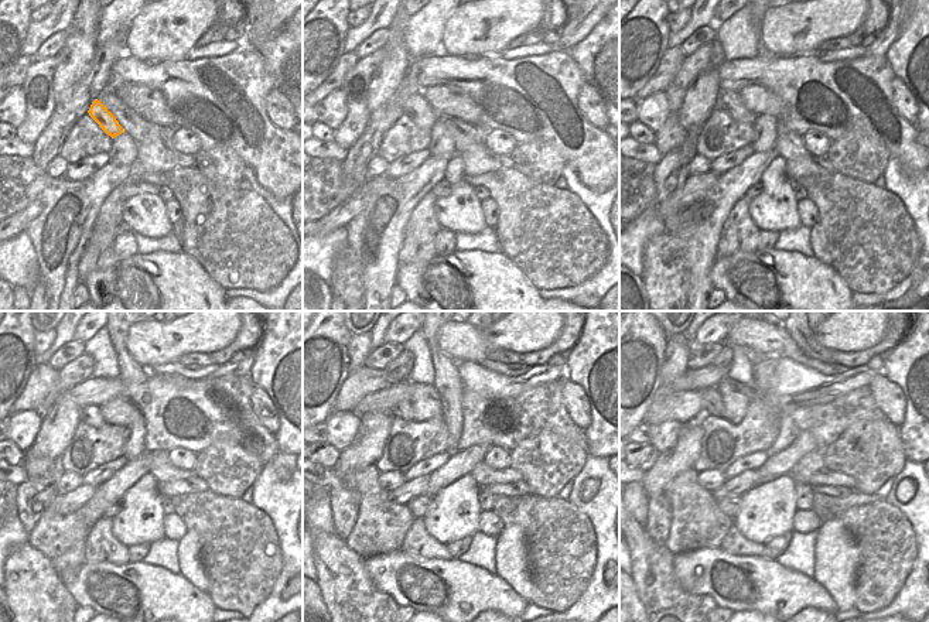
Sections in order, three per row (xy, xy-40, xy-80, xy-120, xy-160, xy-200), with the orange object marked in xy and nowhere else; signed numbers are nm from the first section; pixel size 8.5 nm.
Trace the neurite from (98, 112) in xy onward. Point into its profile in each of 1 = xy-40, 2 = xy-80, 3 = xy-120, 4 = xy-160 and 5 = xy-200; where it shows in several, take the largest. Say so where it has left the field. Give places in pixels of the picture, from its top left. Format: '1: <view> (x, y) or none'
1: xy-40 (417, 108)
2: xy-80 (728, 101)
3: xy-120 (92, 416)
4: xy-160 (403, 409)
5: xy-200 (714, 406)

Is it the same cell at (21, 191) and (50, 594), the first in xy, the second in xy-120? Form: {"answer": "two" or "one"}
{"answer": "two"}

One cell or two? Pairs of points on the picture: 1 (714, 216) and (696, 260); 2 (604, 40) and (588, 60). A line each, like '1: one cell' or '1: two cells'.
1: one cell
2: one cell

